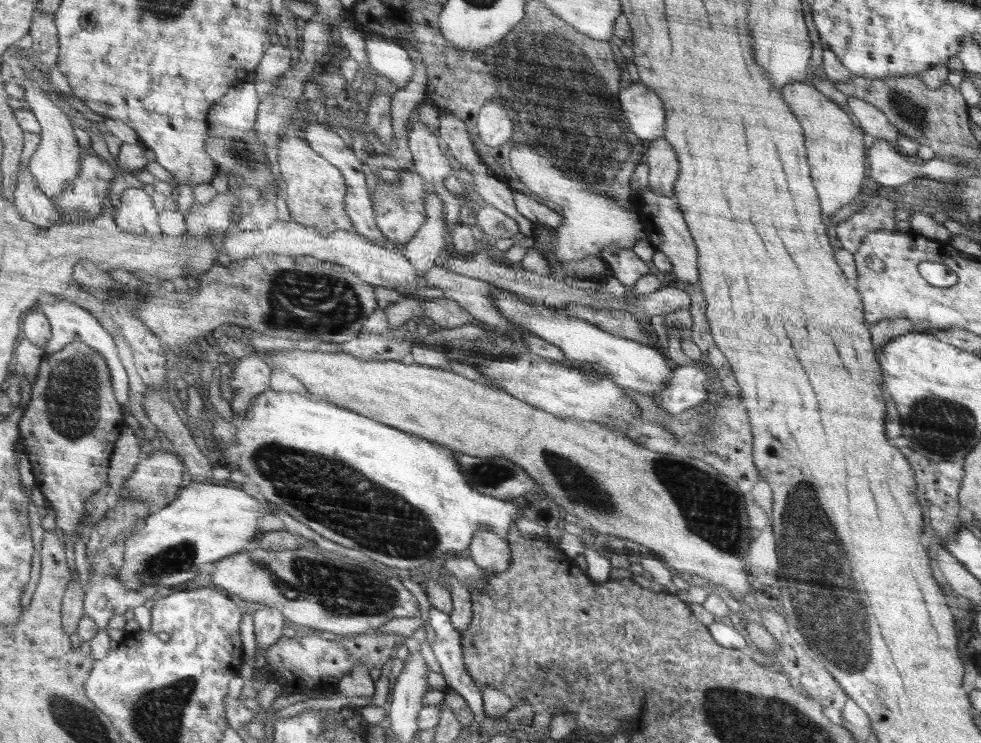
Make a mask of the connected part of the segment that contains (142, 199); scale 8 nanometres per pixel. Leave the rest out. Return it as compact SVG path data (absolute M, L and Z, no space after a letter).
M130 187L123 192L115 219L123 231L152 235L164 233L155 197L142 188Z

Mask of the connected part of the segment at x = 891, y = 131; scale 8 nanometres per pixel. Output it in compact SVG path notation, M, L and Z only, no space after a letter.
M848 96L847 102L850 112L856 116L857 124L860 124L862 130L869 134L872 140L884 139L895 143L902 136L898 128L893 126L887 117L869 102L854 98L854 96Z

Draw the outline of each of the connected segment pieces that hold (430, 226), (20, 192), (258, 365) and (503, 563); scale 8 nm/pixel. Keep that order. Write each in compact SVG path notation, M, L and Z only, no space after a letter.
M426 188L424 198L424 224L414 233L414 236L401 248L402 254L408 258L416 272L422 276L438 264L440 252L447 246L448 224L442 200Z
M20 168L20 182L15 190L16 203L24 219L44 228L62 222L60 210L42 188L31 168Z
M258 353L235 360L233 374L228 381L234 388L234 399L230 403L234 414L244 416L250 410L250 400L270 389L271 373Z
M481 529L471 540L470 558L485 571L504 572L510 568L511 548L507 539Z

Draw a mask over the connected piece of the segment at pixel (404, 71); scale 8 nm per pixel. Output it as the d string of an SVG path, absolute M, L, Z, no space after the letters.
M366 34L364 40L369 66L372 66L378 75L386 76L398 89L410 82L414 74L414 63L399 42L371 34Z

